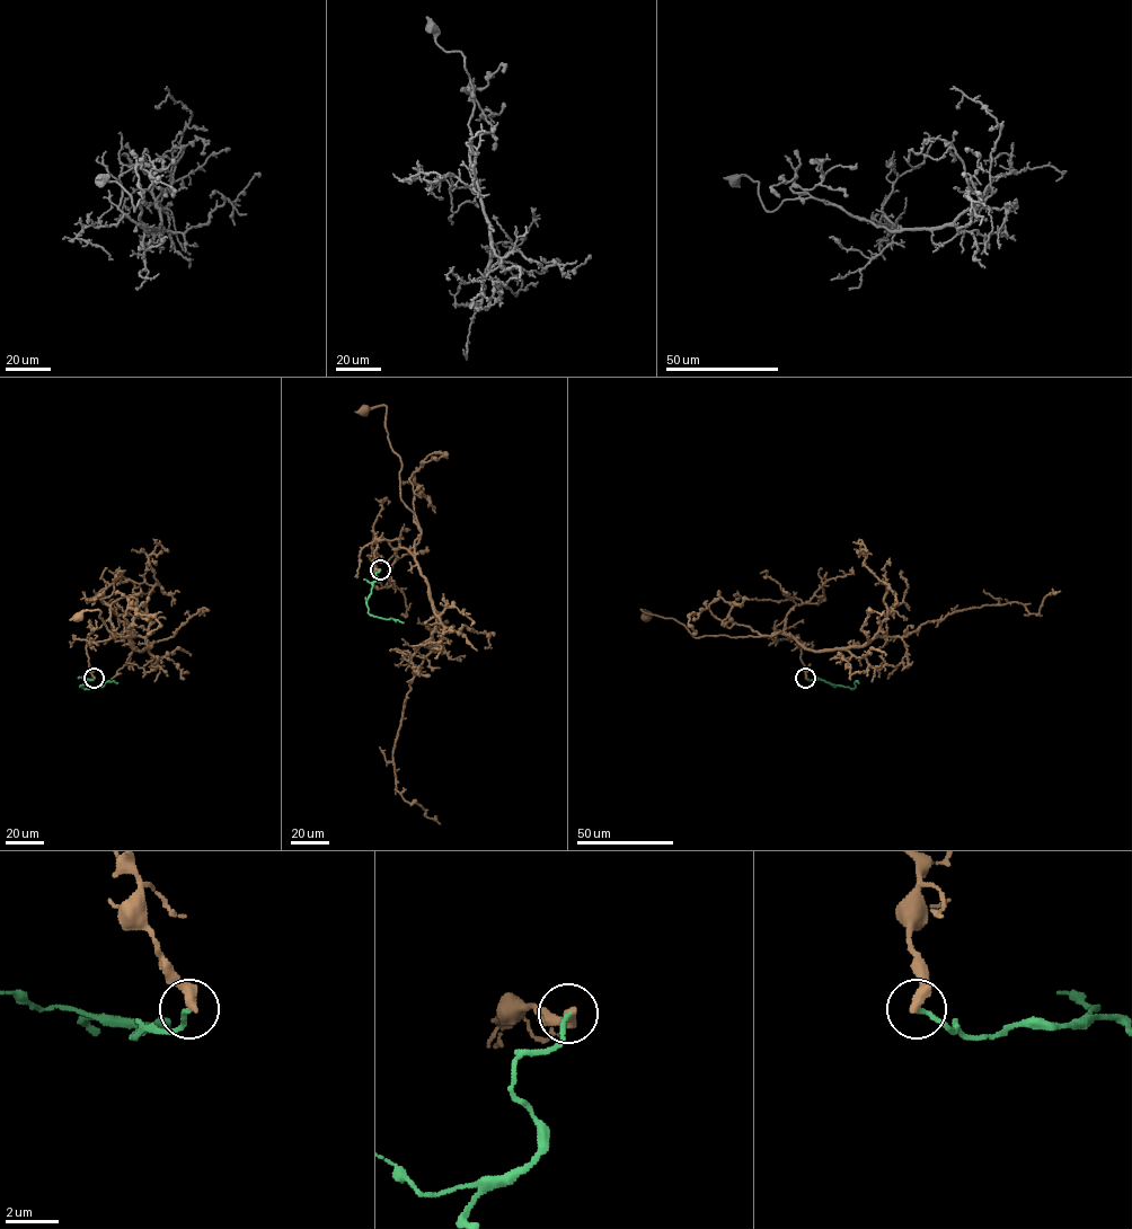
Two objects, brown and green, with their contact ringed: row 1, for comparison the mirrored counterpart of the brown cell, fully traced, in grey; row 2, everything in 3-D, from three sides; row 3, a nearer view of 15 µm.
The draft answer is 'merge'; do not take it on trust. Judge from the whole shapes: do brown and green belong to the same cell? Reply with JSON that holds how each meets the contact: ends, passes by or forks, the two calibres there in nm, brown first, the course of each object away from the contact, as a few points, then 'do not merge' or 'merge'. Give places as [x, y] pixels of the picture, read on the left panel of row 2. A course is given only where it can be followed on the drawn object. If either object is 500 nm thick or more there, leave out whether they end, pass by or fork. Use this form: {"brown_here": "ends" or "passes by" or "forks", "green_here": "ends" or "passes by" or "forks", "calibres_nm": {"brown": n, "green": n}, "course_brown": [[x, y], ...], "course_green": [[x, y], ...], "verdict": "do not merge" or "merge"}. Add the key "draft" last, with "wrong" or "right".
{"brown_here": "ends", "green_here": "ends", "calibres_nm": {"brown": 360, "green": 180}, "course_brown": [[94, 678], [86, 653], [93, 629], [108, 620], [117, 634], [135, 636], [115, 637], [98, 610], [79, 616]], "course_green": [[94, 678], [86, 679], [81, 686], [86, 689], [102, 687], [107, 681], [117, 683]], "verdict": "do not merge", "draft": "wrong"}

